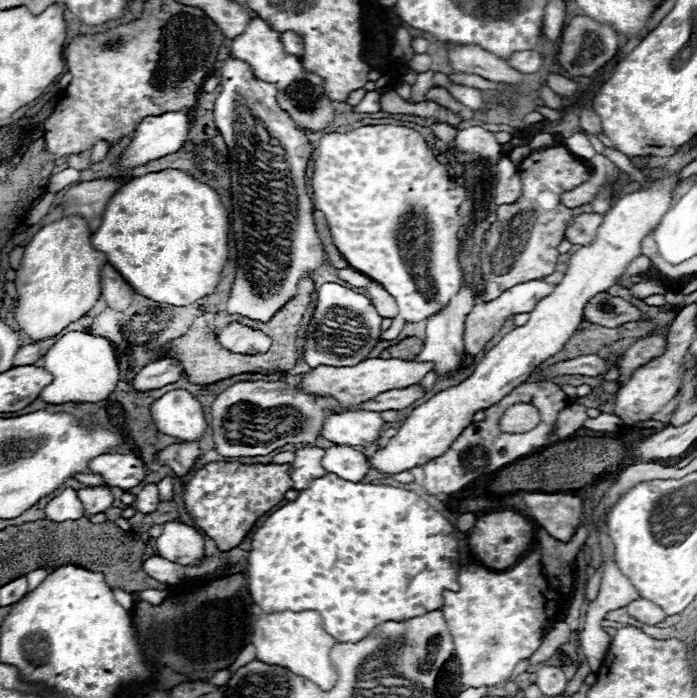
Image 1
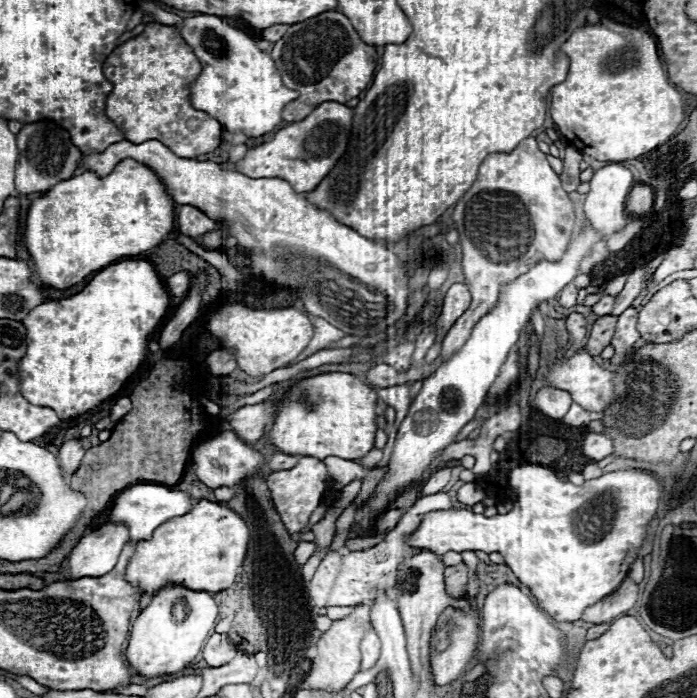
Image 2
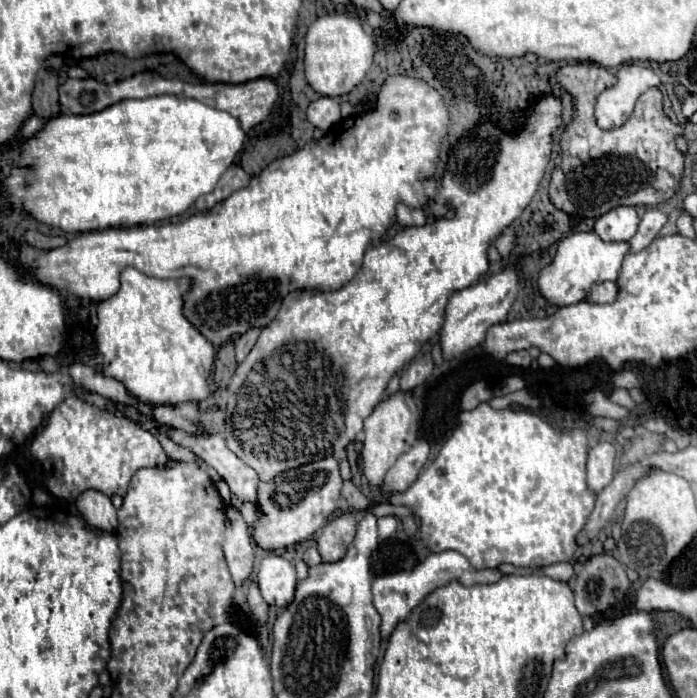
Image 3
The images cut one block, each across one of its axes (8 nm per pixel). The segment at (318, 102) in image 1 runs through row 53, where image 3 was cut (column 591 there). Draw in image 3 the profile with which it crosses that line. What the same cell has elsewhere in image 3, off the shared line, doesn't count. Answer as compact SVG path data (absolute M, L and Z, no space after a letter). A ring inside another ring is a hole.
M574 232L560 242L552 264L542 270L538 280L540 294L558 308L584 300L584 294L590 290L592 284L618 278L622 260L628 250L628 242L604 242L600 236L596 236L596 232Z

